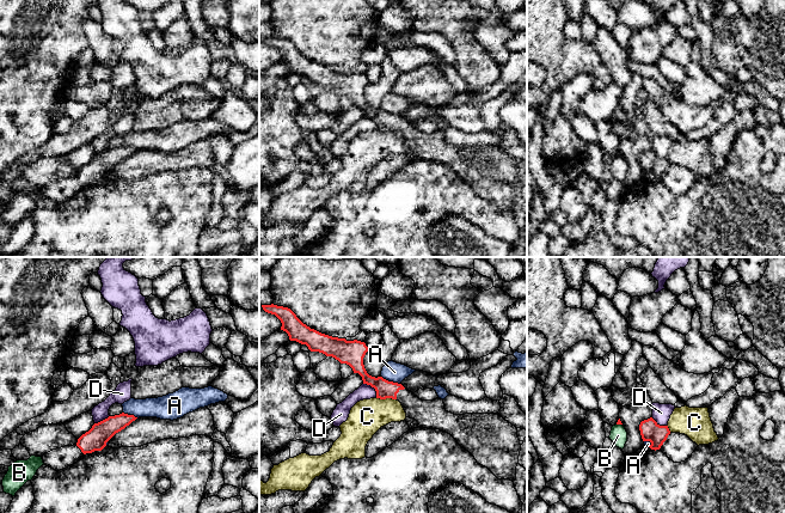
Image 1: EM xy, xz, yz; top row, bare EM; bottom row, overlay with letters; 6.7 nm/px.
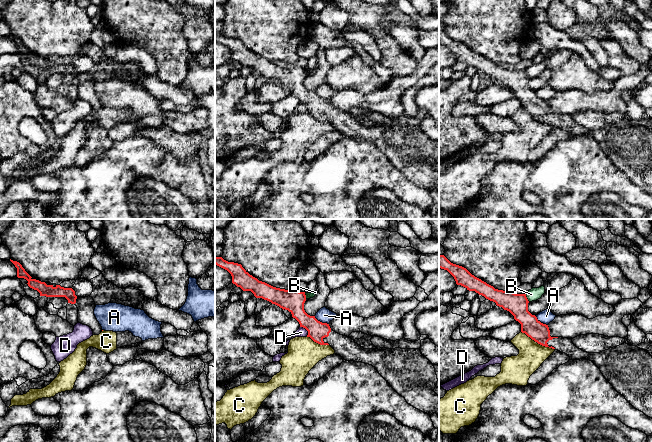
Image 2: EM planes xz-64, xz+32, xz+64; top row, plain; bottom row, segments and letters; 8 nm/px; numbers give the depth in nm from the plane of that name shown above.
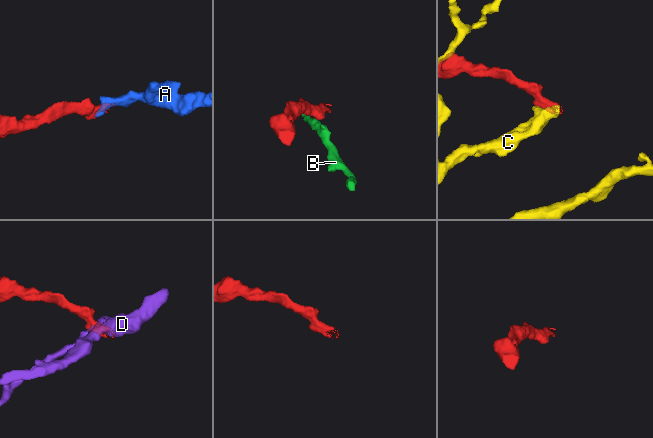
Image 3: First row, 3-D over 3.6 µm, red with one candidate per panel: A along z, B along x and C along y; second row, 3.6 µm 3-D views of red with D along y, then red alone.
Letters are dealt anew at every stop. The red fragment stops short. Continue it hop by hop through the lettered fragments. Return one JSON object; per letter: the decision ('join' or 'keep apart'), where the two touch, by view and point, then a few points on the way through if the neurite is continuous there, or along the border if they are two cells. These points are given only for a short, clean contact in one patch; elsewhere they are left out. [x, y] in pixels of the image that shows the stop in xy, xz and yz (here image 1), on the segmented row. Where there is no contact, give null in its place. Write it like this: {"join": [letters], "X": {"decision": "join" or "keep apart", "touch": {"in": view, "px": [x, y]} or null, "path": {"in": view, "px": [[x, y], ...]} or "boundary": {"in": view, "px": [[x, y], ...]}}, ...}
{"join": [], "A": {"decision": "keep apart", "touch": {"in": "xz", "px": [391, 382]}, "boundary": {"in": "xz", "px": [[381, 376], [399, 384]]}}, "B": {"decision": "keep apart", "touch": {"in": "yz", "px": [619, 423]}, "boundary": {"in": "yz", "px": [[617, 423], [621, 425]]}}, "C": {"decision": "keep apart", "touch": {"in": "xz", "px": [386, 397]}, "boundary": {"in": "xz", "px": [[375, 397], [396, 399]]}}, "D": {"decision": "keep apart", "touch": {"in": "xz", "px": [373, 386]}, "boundary": {"in": "xz", "px": [[363, 383], [372, 386], [376, 396]]}}}

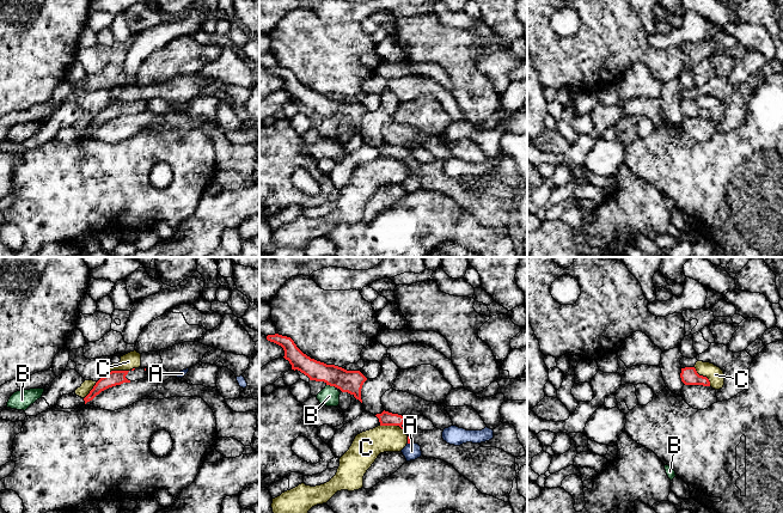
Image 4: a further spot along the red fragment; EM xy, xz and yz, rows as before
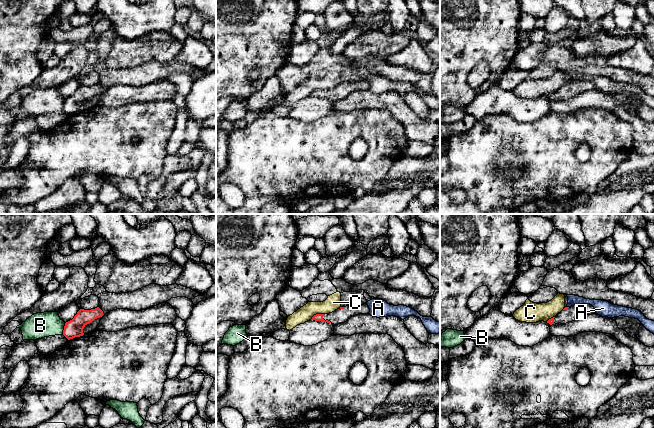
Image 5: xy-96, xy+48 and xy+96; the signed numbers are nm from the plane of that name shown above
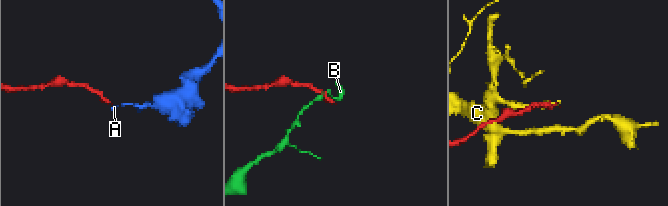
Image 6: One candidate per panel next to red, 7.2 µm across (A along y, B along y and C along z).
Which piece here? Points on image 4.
{"join": [], "A": {"decision": "keep apart", "touch": {"in": "xz", "px": [410, 443]}, "boundary": {"in": "xz", "px": [[413, 441], [408, 444]]}}, "B": {"decision": "keep apart", "touch": {"in": "xz", "px": [331, 385]}, "boundary": {"in": "xz", "px": [[326, 384], [335, 388]]}}, "C": {"decision": "keep apart", "touch": {"in": "yz", "px": [702, 376]}, "boundary": {"in": "yz", "px": [[693, 366], [699, 374], [708, 379], [710, 385]]}}}

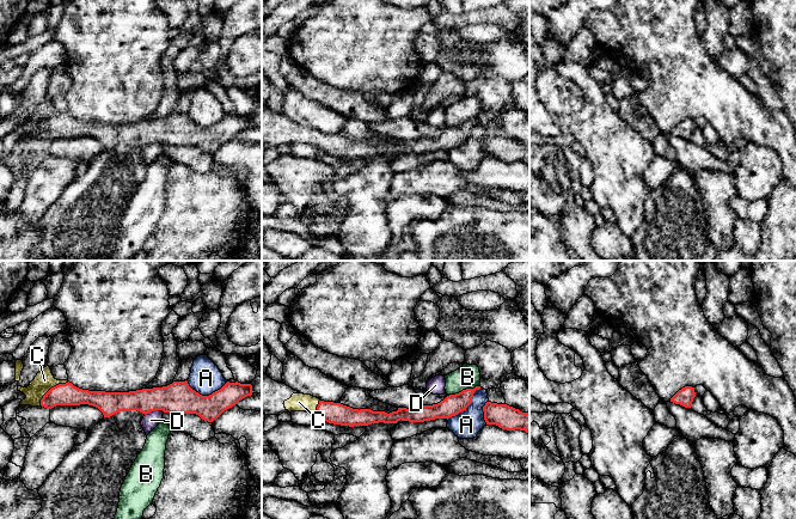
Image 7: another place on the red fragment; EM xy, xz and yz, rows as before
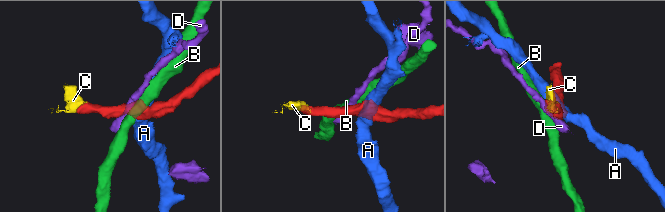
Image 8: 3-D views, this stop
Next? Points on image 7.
{"join": ["C"], "A": {"decision": "keep apart", "touch": {"in": "xy", "px": [206, 396]}}, "B": {"decision": "keep apart", "touch": {"in": "xz", "px": [464, 390]}, "boundary": {"in": "xz", "px": [[479, 385], [472, 389], [463, 389], [448, 396]]}}, "C": {"decision": "join", "touch": {"in": "xy", "px": [51, 388]}, "path": {"in": "xy", "px": [[67, 394], [56, 392], [51, 388], [44, 380]]}}, "D": {"decision": "keep apart", "touch": {"in": "xy", "px": [154, 409]}, "boundary": {"in": "xy", "px": [[164, 411], [151, 410], [145, 415]]}}}

